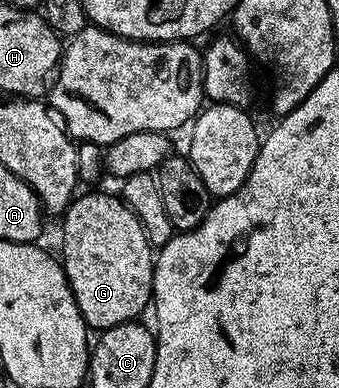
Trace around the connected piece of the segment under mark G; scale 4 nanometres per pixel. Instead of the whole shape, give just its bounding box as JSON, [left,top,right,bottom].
[59,193,155,332]

